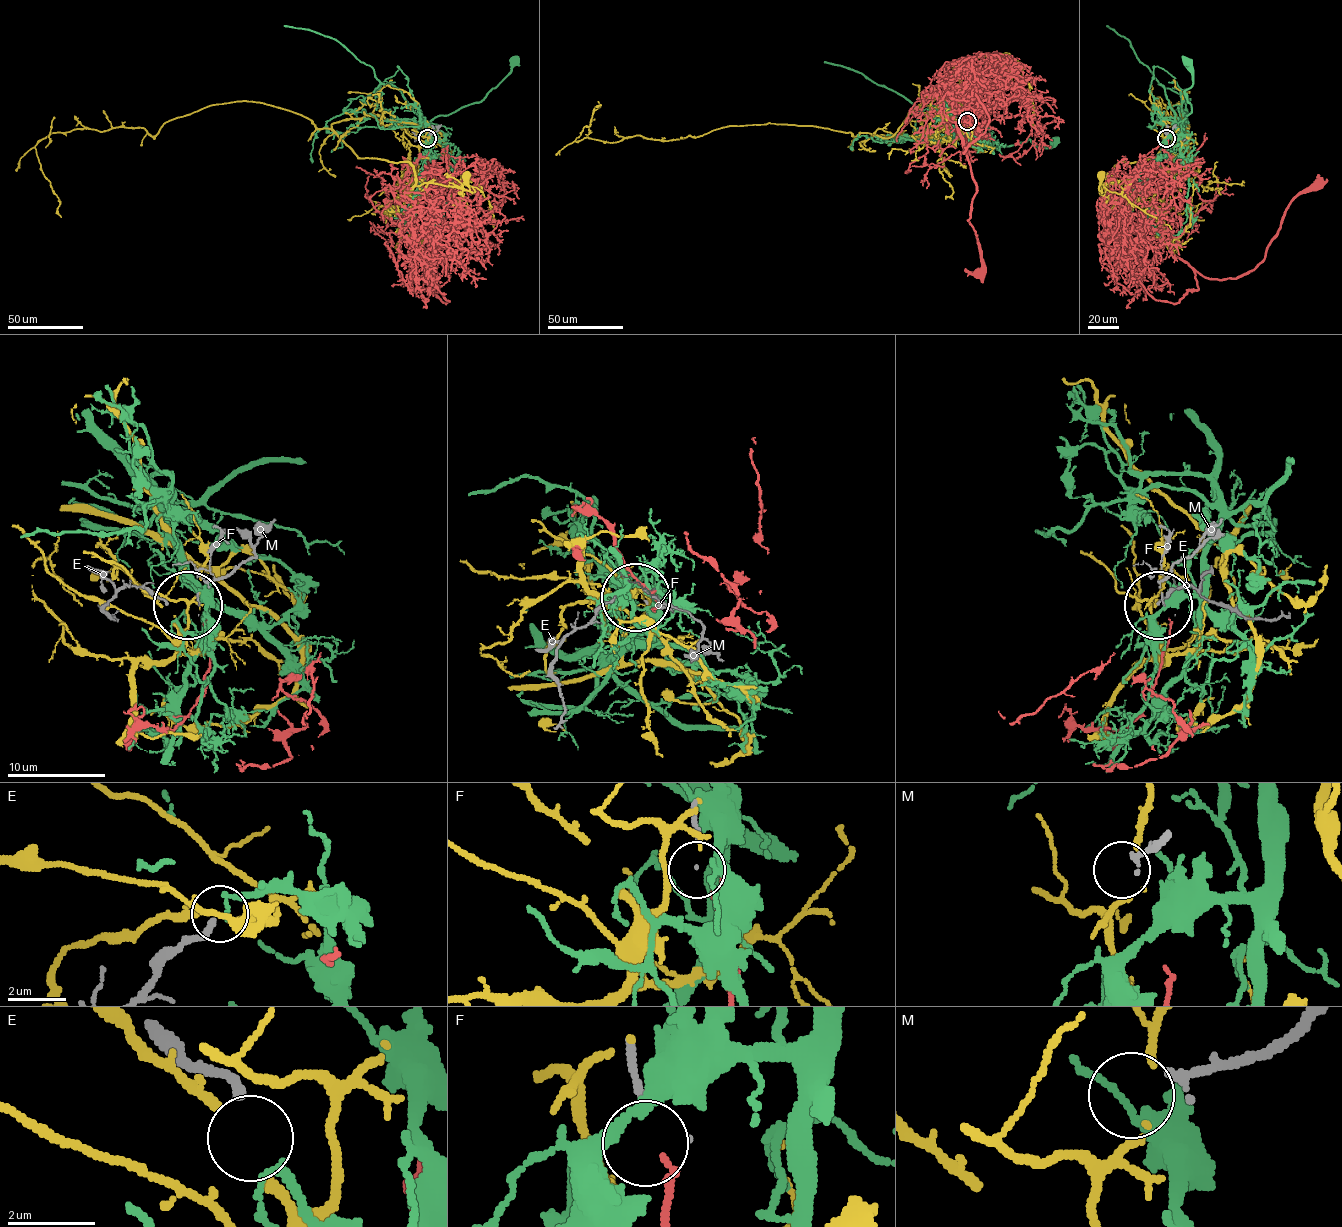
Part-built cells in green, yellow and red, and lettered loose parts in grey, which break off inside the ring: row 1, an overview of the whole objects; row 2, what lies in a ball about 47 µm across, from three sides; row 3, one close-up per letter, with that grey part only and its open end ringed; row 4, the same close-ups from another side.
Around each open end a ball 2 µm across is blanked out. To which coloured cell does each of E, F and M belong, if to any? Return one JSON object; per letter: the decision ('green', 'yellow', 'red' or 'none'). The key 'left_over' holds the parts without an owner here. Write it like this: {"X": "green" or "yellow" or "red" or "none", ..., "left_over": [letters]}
{"E": "green", "F": "red", "M": "none", "left_over": ["M"]}

